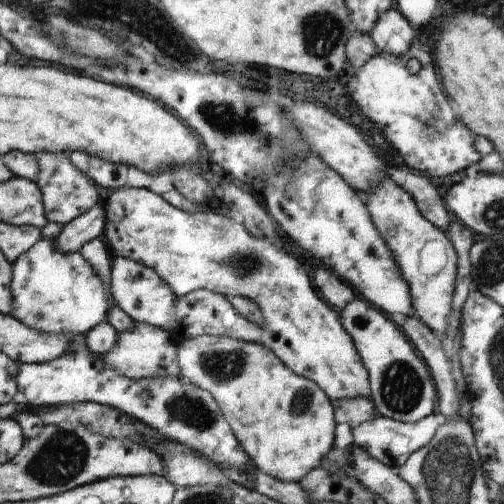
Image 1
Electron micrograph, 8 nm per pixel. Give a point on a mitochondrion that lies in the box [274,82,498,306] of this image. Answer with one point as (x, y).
(424, 122)

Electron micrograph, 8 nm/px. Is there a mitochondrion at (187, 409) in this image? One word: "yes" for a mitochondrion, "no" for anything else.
yes

